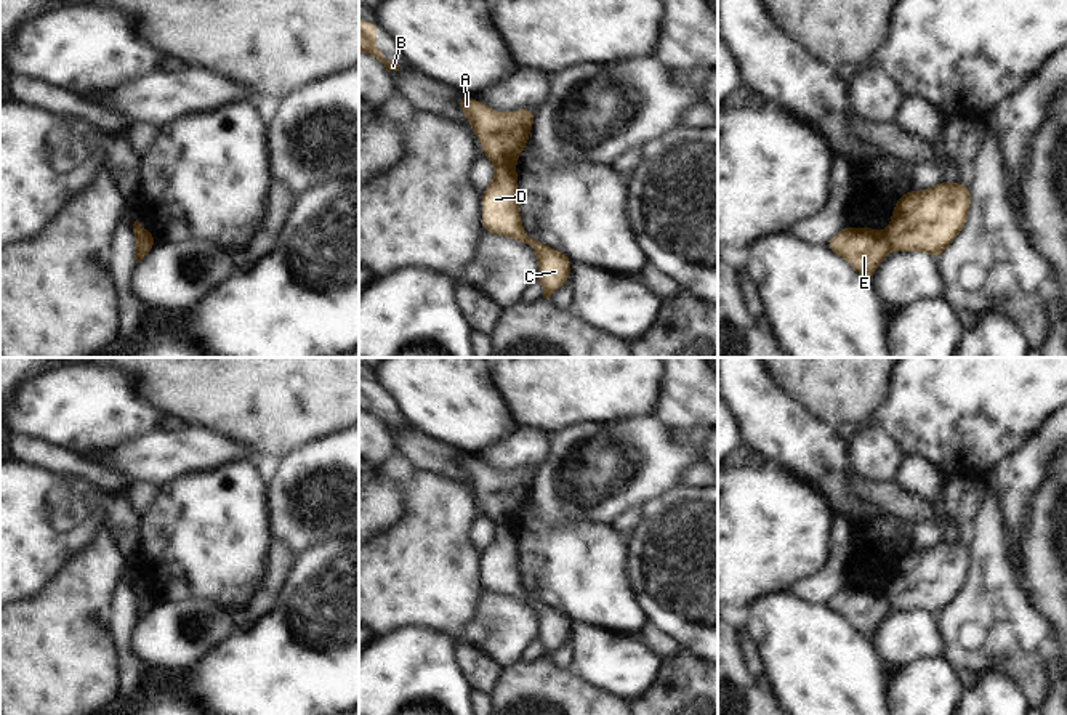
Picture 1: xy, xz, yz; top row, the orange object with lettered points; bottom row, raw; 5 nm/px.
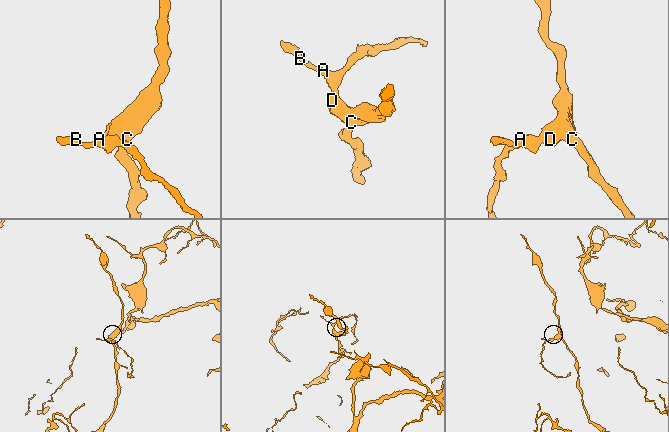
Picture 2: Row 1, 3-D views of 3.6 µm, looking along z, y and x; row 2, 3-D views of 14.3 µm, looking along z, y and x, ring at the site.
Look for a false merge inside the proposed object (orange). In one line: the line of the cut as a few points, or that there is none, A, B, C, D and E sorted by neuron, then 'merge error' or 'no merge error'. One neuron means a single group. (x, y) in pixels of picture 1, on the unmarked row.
xz (495, 525), (513, 528) | A B E / C D | merge error

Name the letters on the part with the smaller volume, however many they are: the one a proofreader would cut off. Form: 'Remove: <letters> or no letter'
Remove: A, B, E

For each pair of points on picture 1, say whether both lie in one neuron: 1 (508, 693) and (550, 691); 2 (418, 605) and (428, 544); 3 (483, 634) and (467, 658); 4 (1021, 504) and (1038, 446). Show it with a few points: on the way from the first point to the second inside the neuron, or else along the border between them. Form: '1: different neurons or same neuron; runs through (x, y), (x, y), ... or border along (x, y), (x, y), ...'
1: same neuron; runs through (518, 693), (540, 693)
2: same neuron; runs through (418, 590), (418, 577), (428, 566), (428, 558)
3: different neurons; border along (460, 640), (481, 648), (502, 666)
4: same neuron; runs through (1021, 489), (1021, 473), (1032, 460)

